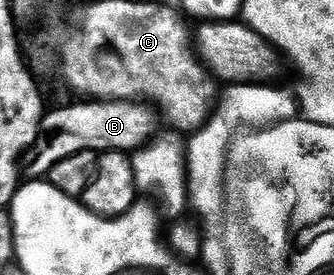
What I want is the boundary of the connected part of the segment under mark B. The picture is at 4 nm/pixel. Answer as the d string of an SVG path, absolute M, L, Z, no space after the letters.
M99 99L97 101L78 101L71 107L58 107L55 111L47 110L42 117L42 124L38 130L38 140L24 156L24 171L30 177L49 176L52 165L56 161L62 161L64 157L70 157L72 153L84 151L124 151L133 153L140 147L145 147L151 139L159 134L159 112L149 102L135 101L133 99Z

